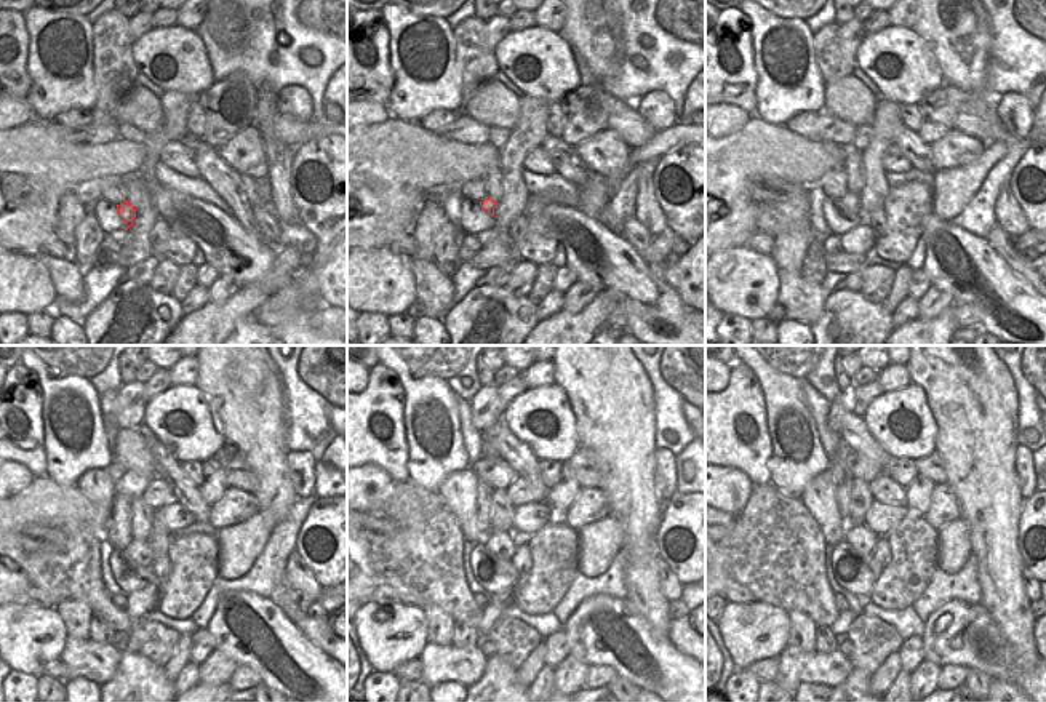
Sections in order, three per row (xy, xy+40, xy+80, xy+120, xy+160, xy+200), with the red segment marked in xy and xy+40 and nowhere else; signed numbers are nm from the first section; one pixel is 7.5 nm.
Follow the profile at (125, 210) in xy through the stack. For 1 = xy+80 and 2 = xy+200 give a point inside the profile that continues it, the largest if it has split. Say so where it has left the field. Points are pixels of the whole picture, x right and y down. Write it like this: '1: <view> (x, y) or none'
1: xy+80 (851, 202)
2: xy+200 (859, 536)

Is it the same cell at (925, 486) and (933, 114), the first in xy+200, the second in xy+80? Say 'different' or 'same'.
same

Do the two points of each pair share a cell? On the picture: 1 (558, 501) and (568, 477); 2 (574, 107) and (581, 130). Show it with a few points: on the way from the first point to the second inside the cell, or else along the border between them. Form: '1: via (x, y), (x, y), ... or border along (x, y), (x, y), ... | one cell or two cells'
1: via (562, 494), (566, 490), (566, 483) | one cell
2: via (579, 112), (581, 125) | one cell

